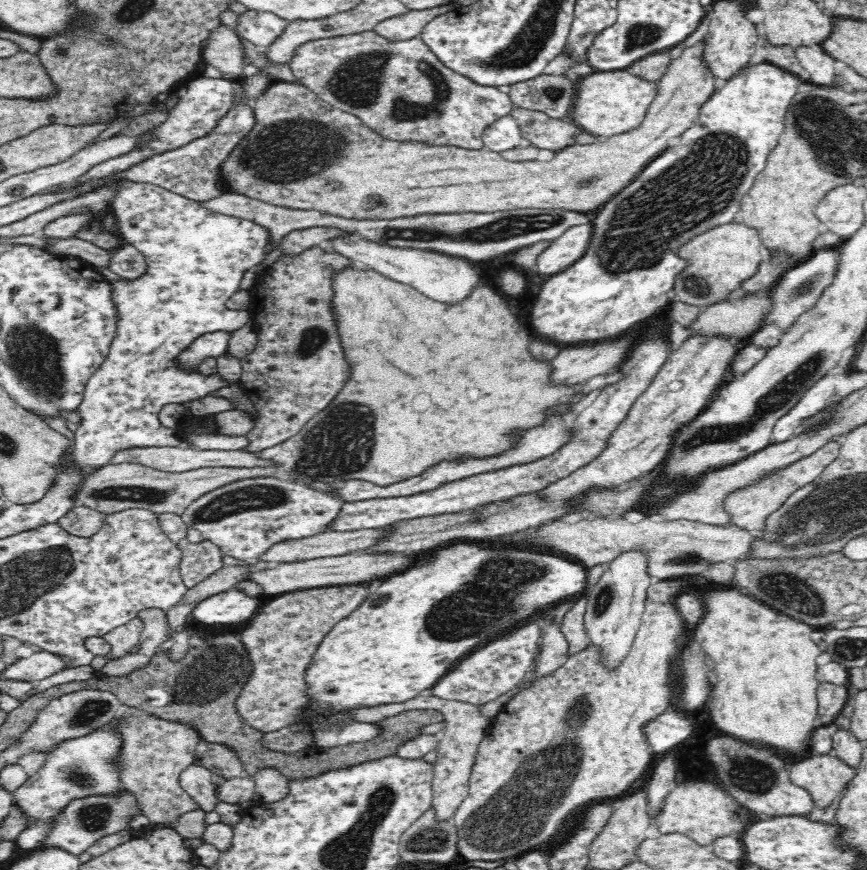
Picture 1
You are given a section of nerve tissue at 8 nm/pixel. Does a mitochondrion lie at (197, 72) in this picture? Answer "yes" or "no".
no

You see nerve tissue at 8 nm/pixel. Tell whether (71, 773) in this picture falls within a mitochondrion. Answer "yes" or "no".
yes

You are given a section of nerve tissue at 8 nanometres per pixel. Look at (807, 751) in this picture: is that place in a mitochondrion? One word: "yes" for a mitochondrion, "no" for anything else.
no

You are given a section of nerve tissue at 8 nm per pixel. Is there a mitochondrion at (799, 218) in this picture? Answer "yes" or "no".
no

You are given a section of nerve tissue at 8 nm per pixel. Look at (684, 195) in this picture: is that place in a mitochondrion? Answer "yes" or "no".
yes

